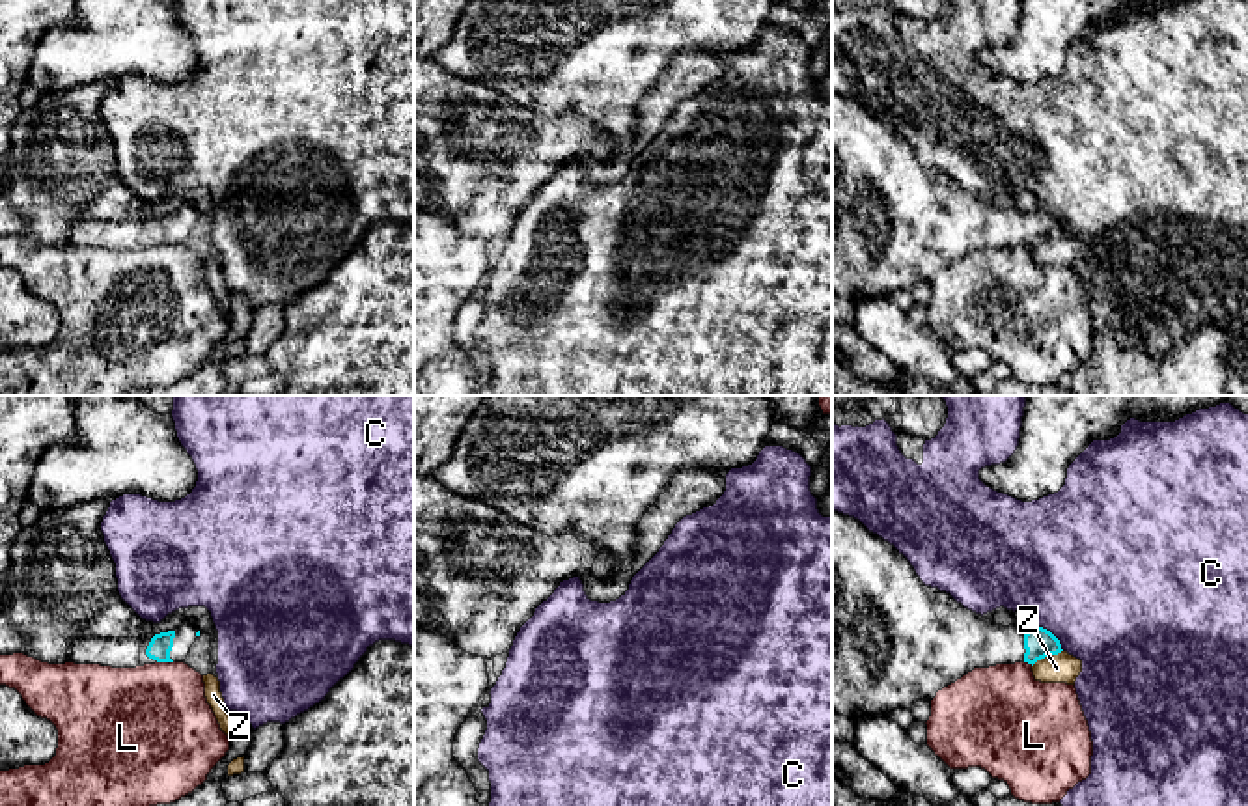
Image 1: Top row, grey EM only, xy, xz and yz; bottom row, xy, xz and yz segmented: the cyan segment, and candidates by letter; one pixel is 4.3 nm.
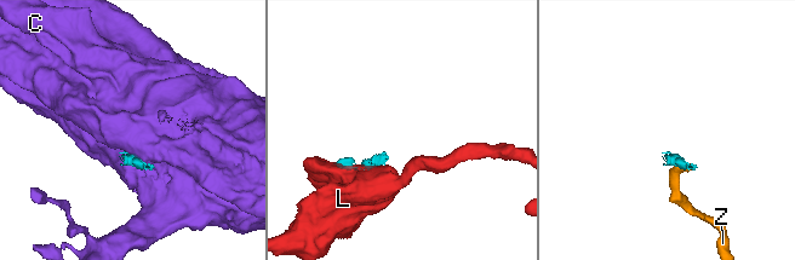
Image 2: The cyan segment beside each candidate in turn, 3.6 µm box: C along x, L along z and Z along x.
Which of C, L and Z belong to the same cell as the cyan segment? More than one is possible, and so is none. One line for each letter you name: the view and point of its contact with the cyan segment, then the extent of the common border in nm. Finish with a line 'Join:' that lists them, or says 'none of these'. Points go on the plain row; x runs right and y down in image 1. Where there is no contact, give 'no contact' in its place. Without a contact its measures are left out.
Join: none of these

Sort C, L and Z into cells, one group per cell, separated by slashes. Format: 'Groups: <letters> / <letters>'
Groups: C / L / Z

